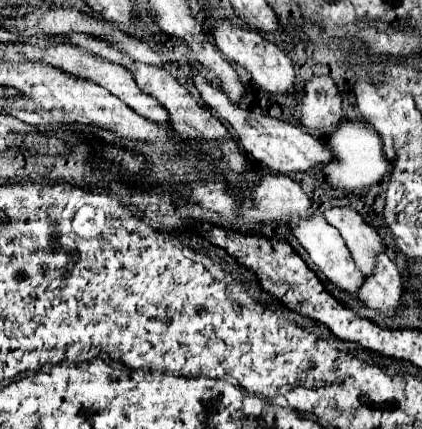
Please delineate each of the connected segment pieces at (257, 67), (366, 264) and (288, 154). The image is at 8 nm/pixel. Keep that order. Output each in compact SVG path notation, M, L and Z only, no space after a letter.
M224 21L214 27L214 41L216 41L220 53L228 61L242 65L252 75L252 81L262 91L268 91L272 95L294 95L296 93L296 75L294 75L292 59L282 49L278 49L274 43L266 41L260 33L240 29L240 27L234 27L228 21Z
M330 209L324 213L326 221L336 227L346 241L356 267L368 277L374 271L376 255L384 253L384 243L382 237L378 235L376 229L364 223L364 219L350 209Z
M192 67L191 73L194 85L204 104L209 106L208 108L219 120L224 120L222 122L230 135L233 136L232 139L234 138L234 141L242 149L246 149L248 153L252 151L250 155L254 155L256 161L264 163L272 171L282 173L282 175L290 175L290 173L298 173L298 171L304 173L304 171L312 171L316 167L322 167L334 159L332 153L322 145L322 141L312 137L304 129L294 127L294 125L284 123L284 121L278 121L267 114L254 115L254 111L244 111L239 105L231 103L220 89L215 89L199 69Z

